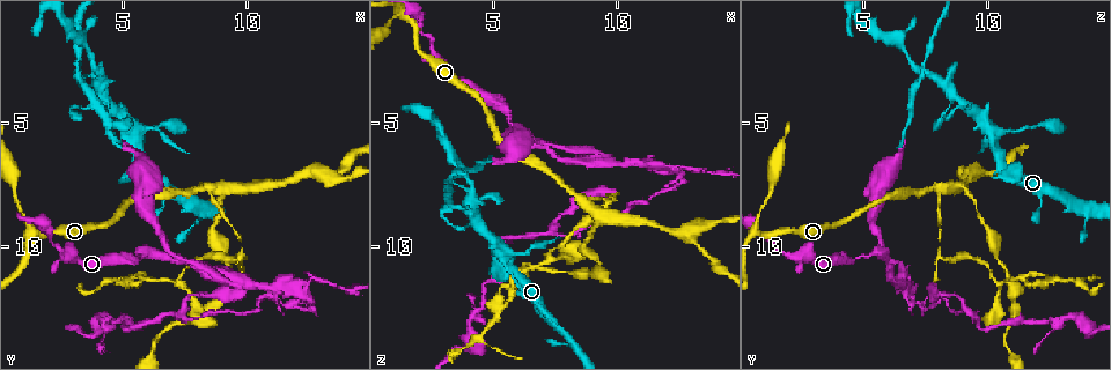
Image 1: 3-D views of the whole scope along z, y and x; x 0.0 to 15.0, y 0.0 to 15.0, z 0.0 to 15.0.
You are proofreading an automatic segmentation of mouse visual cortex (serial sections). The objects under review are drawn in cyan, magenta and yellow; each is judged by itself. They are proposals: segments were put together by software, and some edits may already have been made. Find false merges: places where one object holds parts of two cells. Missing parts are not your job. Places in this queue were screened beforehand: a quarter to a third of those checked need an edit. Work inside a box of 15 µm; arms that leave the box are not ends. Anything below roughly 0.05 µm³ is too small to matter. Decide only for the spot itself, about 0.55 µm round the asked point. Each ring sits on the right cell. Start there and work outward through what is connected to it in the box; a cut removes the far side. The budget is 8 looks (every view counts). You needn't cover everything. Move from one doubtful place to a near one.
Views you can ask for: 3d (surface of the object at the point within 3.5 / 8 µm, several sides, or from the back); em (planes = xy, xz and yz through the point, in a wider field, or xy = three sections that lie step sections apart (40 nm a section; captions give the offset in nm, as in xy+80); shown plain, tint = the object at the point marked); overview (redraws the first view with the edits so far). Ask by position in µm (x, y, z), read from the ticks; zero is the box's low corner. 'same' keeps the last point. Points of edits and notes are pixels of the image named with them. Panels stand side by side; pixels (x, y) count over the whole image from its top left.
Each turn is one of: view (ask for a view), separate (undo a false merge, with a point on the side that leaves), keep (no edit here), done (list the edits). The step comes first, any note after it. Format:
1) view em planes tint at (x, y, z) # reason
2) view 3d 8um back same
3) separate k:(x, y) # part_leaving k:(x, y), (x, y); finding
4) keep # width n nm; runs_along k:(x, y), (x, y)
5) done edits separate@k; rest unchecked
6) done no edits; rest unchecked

view 3d 3.5um at (8.5, 7.6, 7.9) # abrupt turn

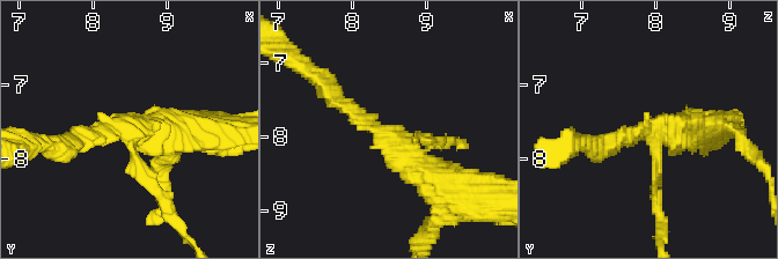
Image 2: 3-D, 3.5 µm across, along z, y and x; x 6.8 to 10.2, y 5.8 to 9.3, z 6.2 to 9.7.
view em xy step 5 tint at (8.40, 7.65, 7.95) # arms 3; arm_widths 150, 200, 350 nm

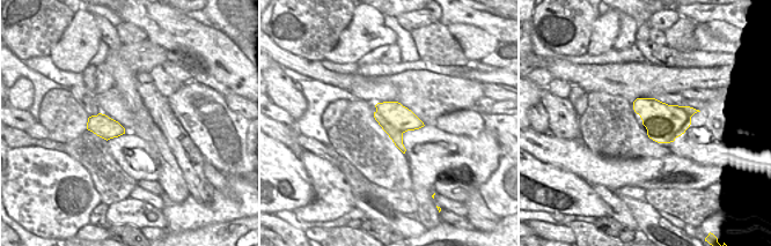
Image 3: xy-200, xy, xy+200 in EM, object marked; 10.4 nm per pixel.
view em planes tint same

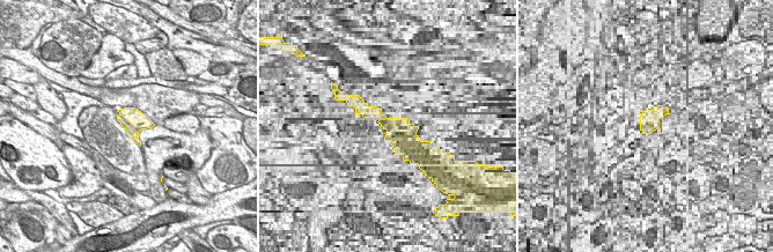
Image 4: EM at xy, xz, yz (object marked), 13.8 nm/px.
separate 2:(146, 183) # border 4:(119, 115), (138, 132); a second cell is stuck on

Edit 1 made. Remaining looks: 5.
view overview # redraw

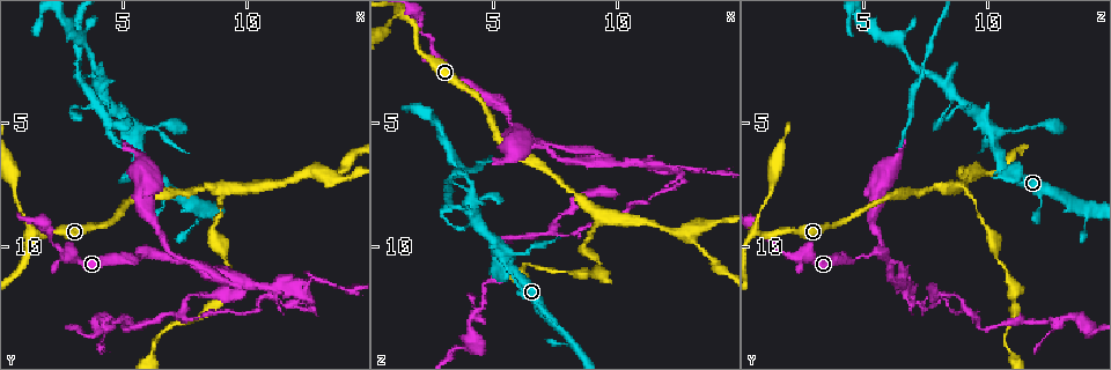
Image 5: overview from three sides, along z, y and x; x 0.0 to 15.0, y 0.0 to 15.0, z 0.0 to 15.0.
view 3d 3.5um at (5.5, 5.5, 10.3) # thin neck

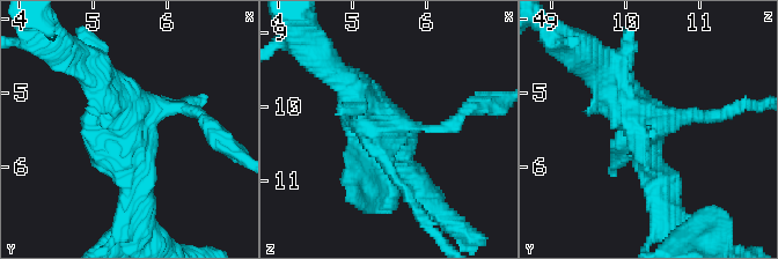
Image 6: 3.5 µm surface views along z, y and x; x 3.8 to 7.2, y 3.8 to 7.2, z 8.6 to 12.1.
view em xy step 5 tint at (5.50, 5.50, 10.30)

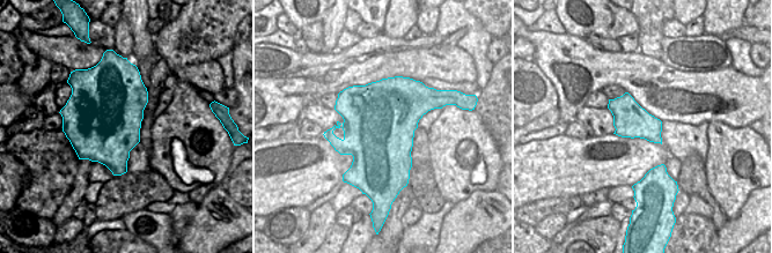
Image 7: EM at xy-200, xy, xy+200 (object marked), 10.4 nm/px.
keep # arms 4; runs_along 6:(666, 200), (645, 125), (609, 68); one cell here

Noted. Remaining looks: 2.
done edits separate@2; rest unchecked

